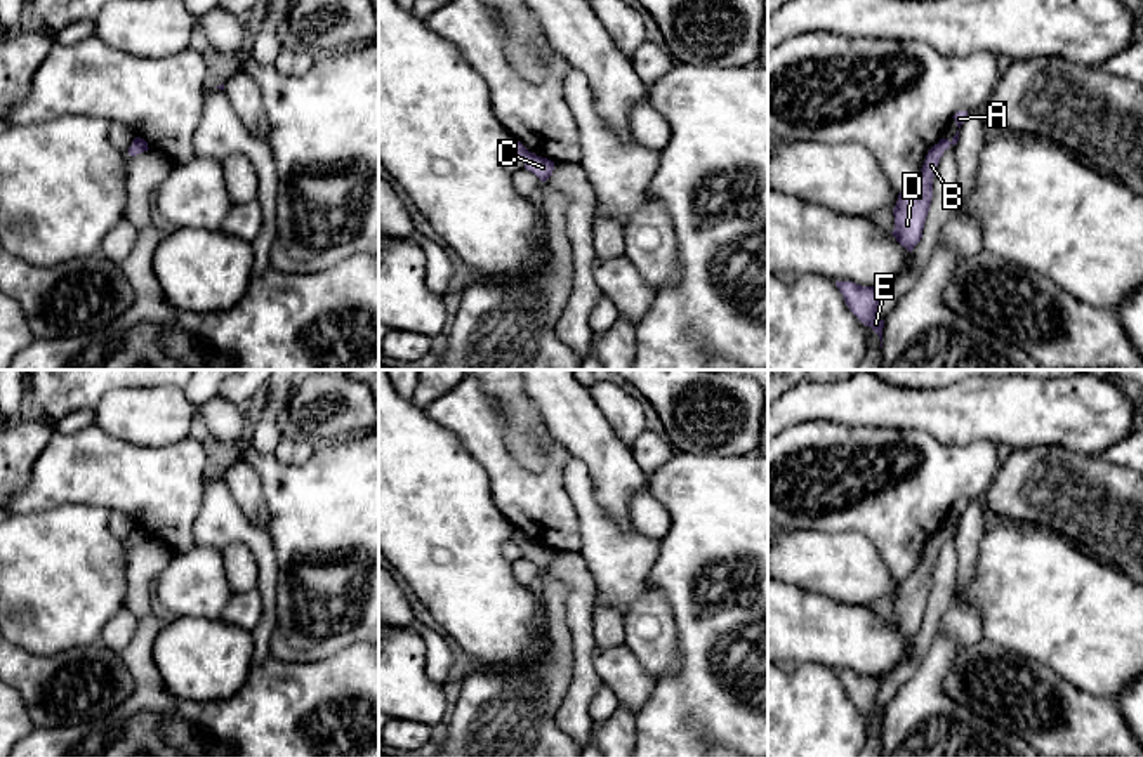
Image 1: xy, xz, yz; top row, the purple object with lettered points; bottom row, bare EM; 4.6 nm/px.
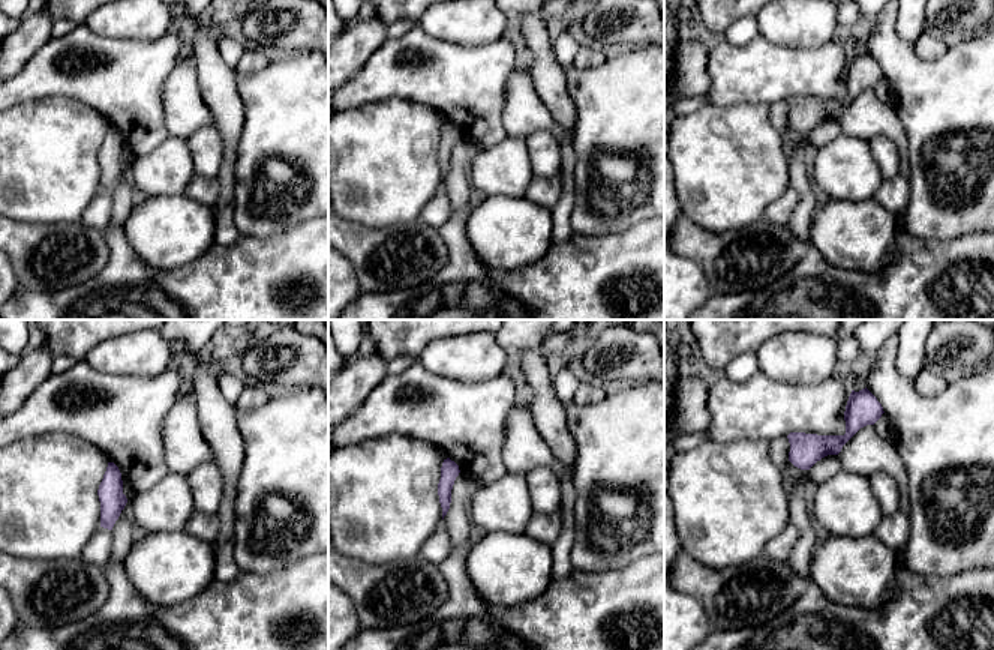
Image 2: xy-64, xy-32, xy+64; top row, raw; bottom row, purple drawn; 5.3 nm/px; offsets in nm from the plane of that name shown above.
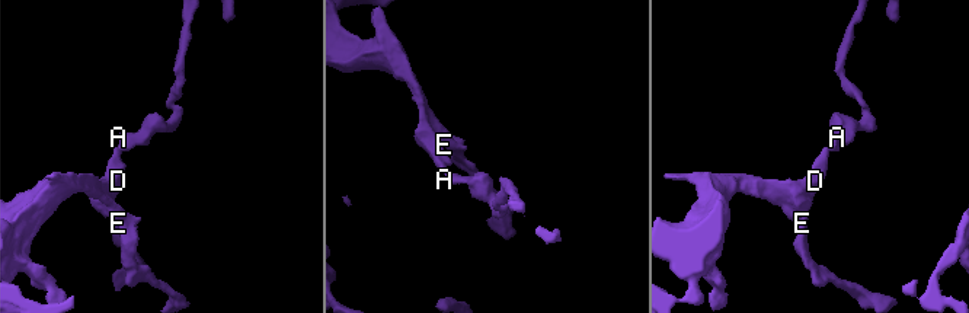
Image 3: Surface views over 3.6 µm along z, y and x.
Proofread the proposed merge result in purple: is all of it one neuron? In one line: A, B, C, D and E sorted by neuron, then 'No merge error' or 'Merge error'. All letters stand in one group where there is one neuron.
Groups: A B C D E. No merge error

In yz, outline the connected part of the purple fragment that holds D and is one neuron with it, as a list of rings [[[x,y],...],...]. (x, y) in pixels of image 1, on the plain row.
[[[959,519],[950,530],[940,528],[940,531],[928,540],[917,568],[898,583],[898,590],[893,597],[895,618],[891,623],[908,641],[912,641],[922,627],[924,611],[933,587],[933,566],[940,547],[943,545],[943,540],[952,533],[955,535],[957,530]]]

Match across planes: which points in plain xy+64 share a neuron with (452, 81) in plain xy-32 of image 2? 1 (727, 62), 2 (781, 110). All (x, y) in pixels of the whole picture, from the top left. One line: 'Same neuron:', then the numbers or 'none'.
Same neuron: 1

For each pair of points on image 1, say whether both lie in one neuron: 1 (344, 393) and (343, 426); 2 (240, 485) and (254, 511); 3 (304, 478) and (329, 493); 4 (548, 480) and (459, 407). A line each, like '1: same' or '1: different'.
1: same
2: same
3: same
4: same

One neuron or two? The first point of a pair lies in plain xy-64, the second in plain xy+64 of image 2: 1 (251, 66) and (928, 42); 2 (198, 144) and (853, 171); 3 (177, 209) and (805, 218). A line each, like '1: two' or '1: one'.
1: one
2: two
3: two

